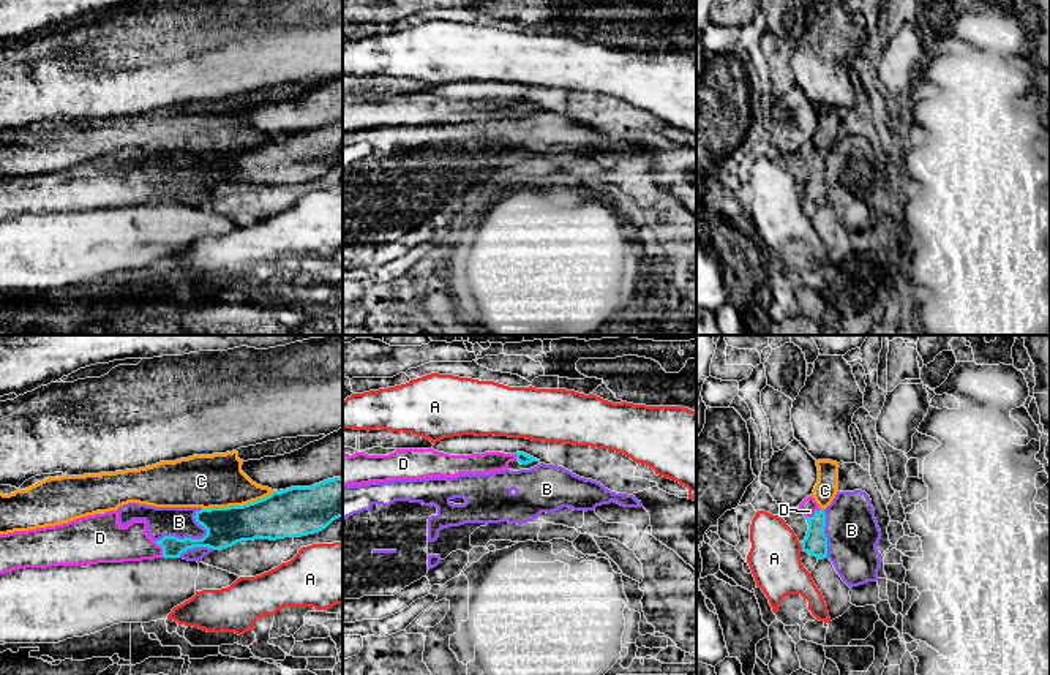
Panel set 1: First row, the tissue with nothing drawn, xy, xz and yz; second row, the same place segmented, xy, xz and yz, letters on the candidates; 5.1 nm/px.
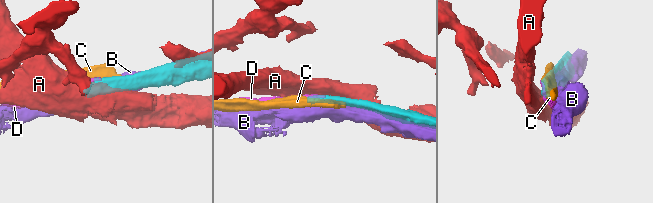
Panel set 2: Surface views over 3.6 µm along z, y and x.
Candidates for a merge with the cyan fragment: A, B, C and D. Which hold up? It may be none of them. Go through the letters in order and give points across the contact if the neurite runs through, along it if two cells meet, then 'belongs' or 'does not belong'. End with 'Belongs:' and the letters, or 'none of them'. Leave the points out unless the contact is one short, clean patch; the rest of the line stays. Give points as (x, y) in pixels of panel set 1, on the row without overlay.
A: border yz (799, 188), (802, 195); does not belong
B: does not belong
C: border xy (273, 138), (242, 150), (202, 155); does not belong
D: way xy (172, 193), (163, 195), (114, 190); belongs
Belongs: D

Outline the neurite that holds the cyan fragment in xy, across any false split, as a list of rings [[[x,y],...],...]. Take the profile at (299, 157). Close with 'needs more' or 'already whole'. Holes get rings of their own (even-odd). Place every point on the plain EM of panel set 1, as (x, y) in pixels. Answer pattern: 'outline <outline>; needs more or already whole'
outline [[[343,123],[273,138],[243,152],[201,155],[194,164],[207,175],[202,185],[164,182],[153,187],[145,166],[122,172],[118,158],[109,156],[55,172],[0,180],[0,220],[25,213],[180,204],[194,193],[223,196],[242,187],[314,180],[339,163]]]; needs more

